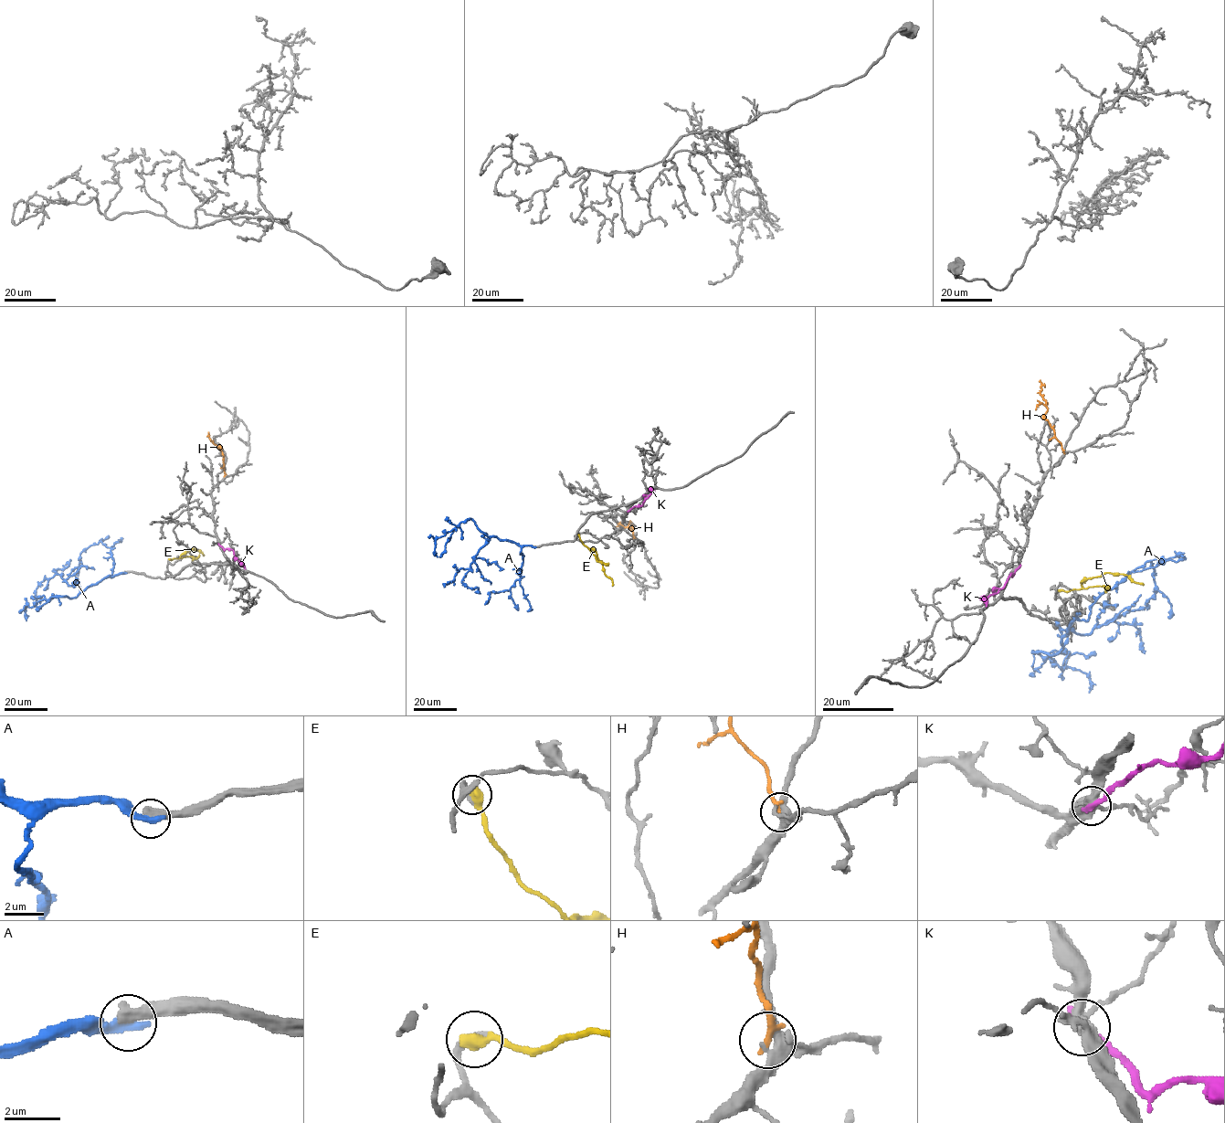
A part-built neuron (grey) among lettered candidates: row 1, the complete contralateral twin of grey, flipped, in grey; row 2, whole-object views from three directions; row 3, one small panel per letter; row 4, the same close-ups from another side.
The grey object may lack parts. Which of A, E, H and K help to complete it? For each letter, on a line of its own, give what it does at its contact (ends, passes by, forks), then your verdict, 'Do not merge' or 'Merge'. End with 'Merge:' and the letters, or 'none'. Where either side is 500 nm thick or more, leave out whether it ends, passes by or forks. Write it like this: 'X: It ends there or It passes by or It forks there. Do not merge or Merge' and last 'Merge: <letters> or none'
A: It ends there. Do not merge
E: Merge
H: It ends there. Do not merge
K: It ends there. Do not merge
Merge: E

